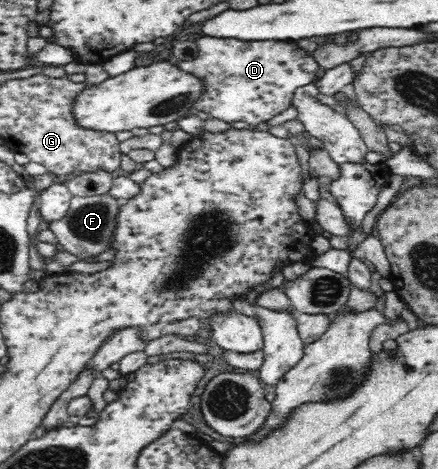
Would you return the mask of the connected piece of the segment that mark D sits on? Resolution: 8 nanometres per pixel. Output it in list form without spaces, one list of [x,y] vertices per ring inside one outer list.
[[[203,36],[197,40],[197,46],[199,46],[199,56],[190,61],[177,61],[176,65],[182,72],[187,72],[201,80],[203,90],[201,90],[201,96],[193,102],[193,107],[206,112],[211,119],[217,118],[228,123],[246,122],[254,127],[287,110],[292,106],[295,91],[316,80],[317,61],[311,54],[302,50],[296,41],[241,42],[241,40],[229,40],[229,38],[219,40],[219,38]]]

